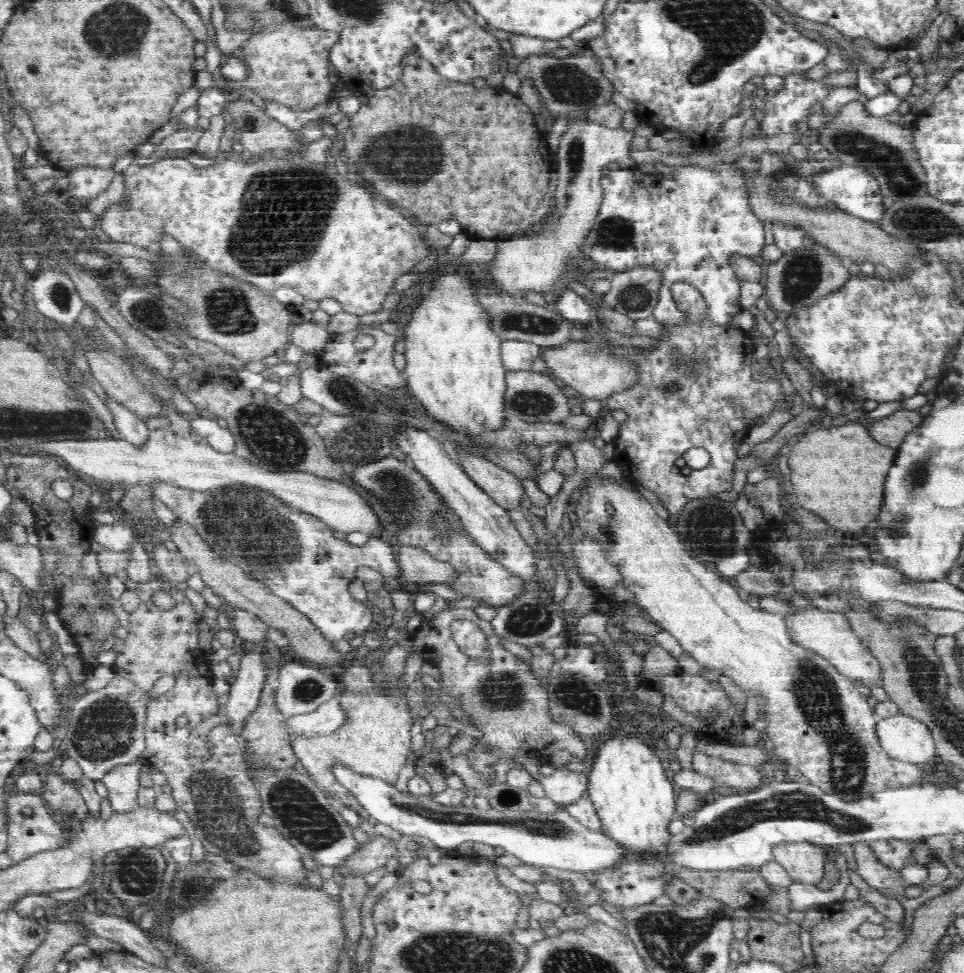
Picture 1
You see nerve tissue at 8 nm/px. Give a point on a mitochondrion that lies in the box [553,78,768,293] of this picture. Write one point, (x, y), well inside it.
(616, 232)

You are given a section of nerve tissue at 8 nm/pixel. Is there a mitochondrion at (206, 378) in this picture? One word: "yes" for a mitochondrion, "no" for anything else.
no

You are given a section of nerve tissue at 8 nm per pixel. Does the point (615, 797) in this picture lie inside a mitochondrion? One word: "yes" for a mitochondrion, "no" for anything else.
no

